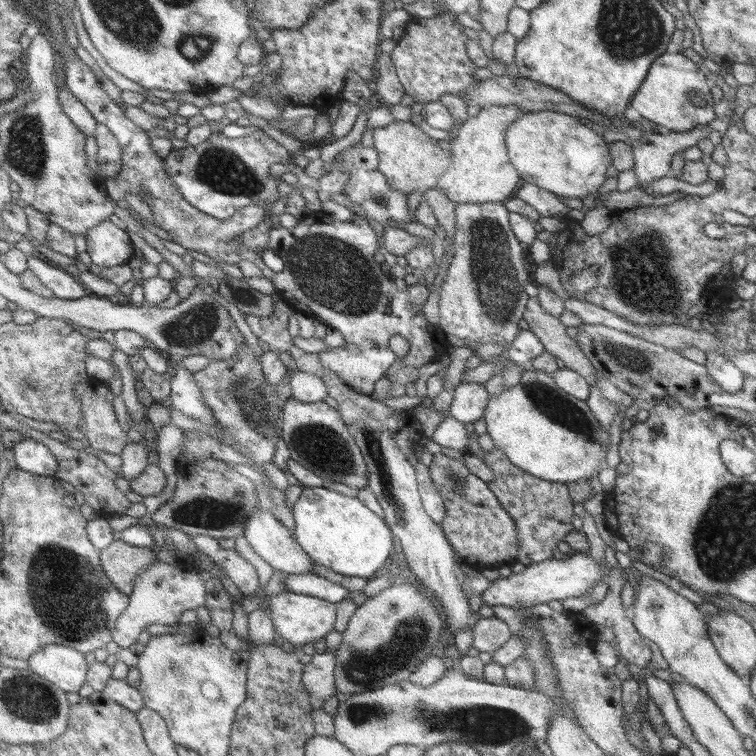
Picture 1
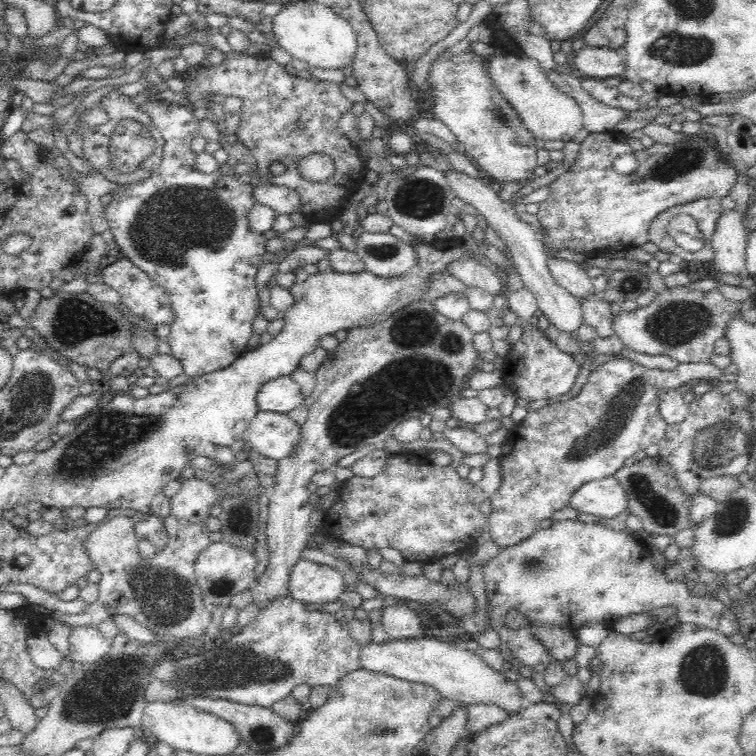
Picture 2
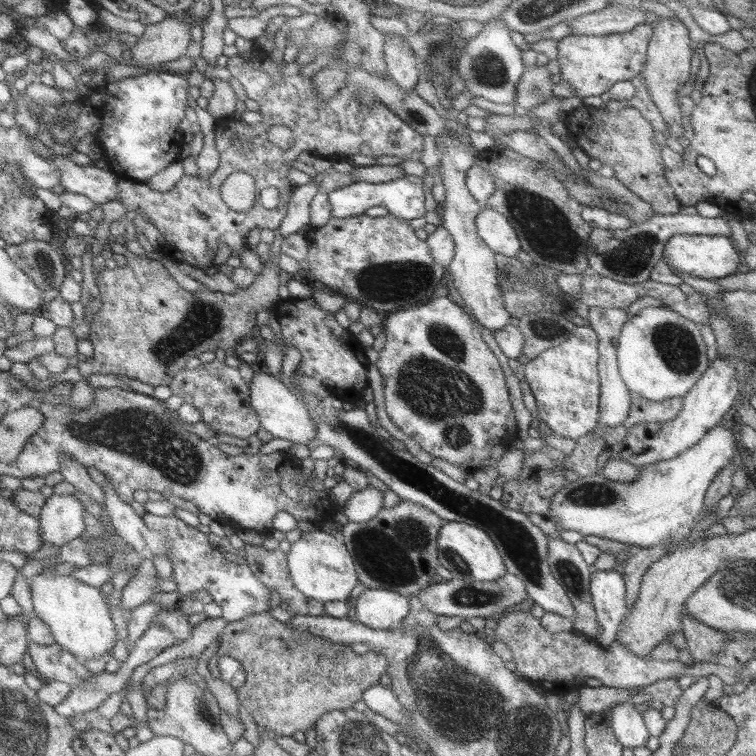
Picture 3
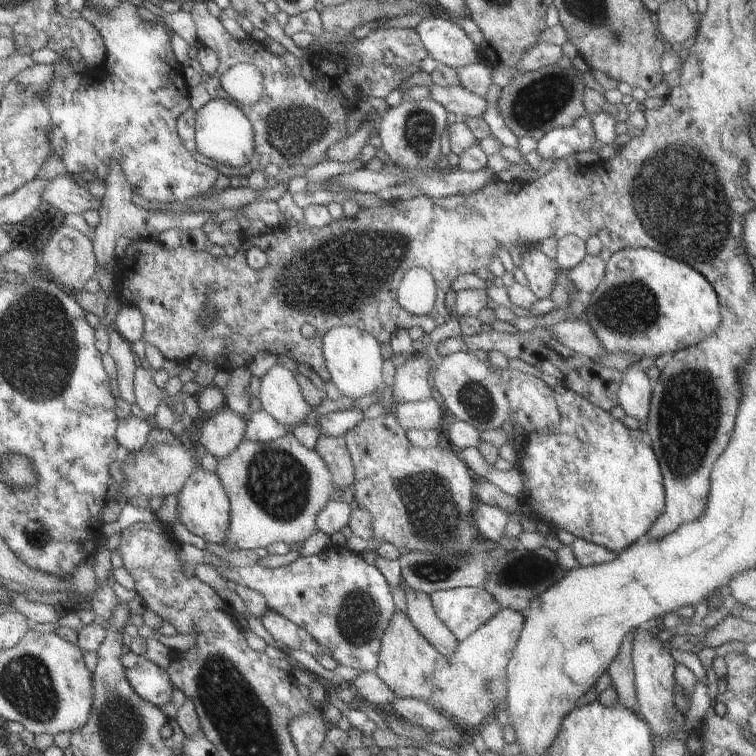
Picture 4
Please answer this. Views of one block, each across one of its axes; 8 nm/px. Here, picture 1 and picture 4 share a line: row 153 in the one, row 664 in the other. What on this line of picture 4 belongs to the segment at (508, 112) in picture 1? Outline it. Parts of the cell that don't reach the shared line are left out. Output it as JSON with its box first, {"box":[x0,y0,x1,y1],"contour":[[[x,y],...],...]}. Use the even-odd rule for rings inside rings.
{"box":[372,608,522,733],"contour":[[[500,608],[475,632],[460,640],[451,653],[443,655],[415,630],[405,613],[395,609],[381,634],[377,664],[372,671],[396,697],[423,700],[446,716],[451,725],[472,733],[481,727],[485,716],[496,712],[503,703],[505,667],[522,626],[522,612]]]}

